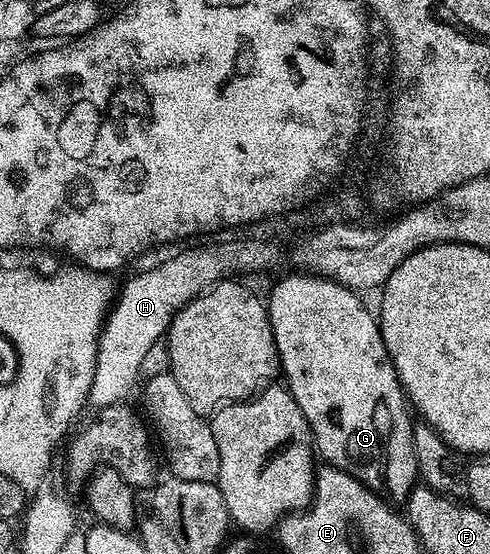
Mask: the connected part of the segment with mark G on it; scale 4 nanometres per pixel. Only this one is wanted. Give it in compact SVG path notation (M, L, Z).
M309 272L293 273L280 279L271 288L268 313L278 349L280 370L284 378L286 374L285 385L296 404L300 404L304 420L308 420L317 457L325 465L348 472L391 503L405 503L419 481L414 451L415 423L410 422L408 399L402 393L398 373L388 356L388 348L384 348L379 319L370 315L369 308L358 299L361 297L347 286Z

